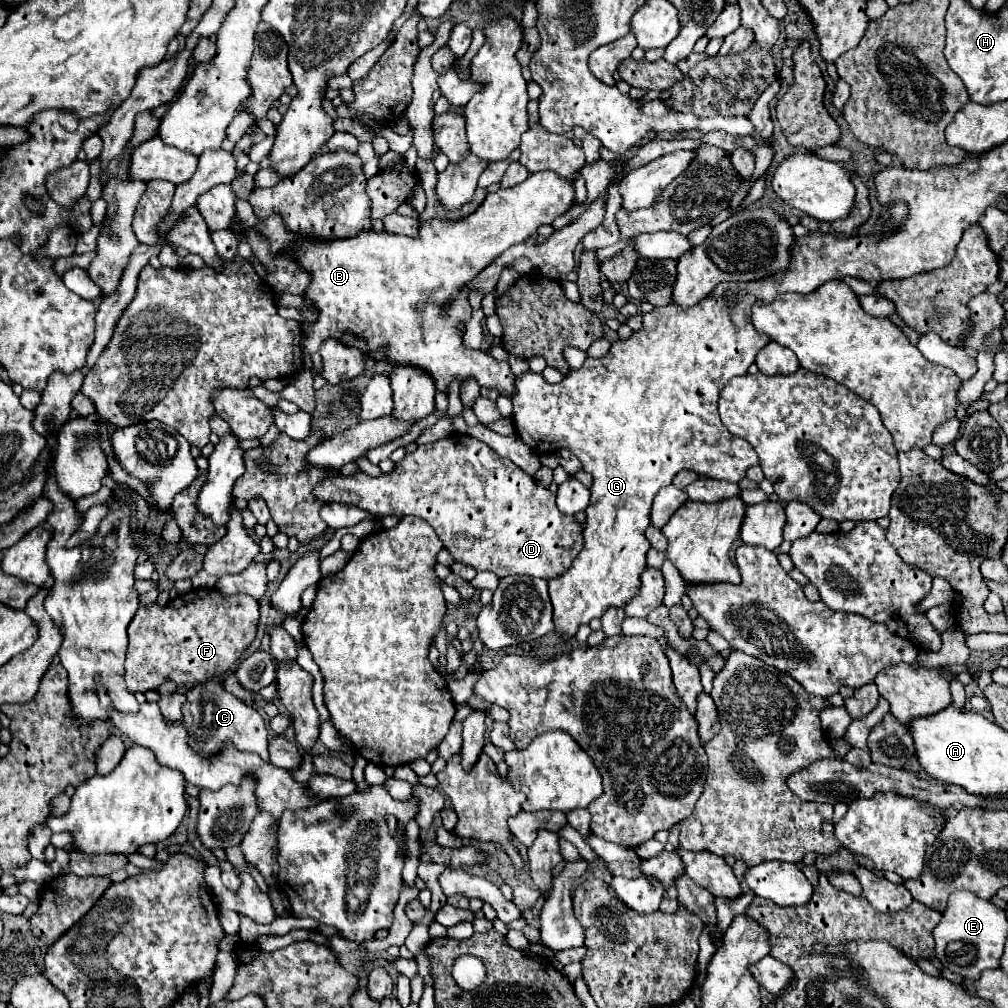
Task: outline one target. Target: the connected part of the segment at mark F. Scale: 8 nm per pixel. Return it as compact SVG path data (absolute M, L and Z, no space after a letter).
M194 589L182 597L186 607L174 609L176 603L160 607L156 603L138 607L128 625L128 657L126 685L128 691L158 689L164 681L174 681L178 687L202 683L210 677L230 673L244 651L256 639L260 605L246 593L224 595L218 589Z

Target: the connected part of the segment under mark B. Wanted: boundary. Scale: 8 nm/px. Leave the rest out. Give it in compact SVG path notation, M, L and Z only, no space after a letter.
M540 171L540 173L532 173L526 181L522 181L520 185L512 187L512 189L498 189L496 193L488 193L488 197L484 199L484 203L480 205L480 209L476 209L476 213L472 213L470 217L464 217L464 219L458 219L458 221L444 221L444 219L430 219L430 221L424 221L420 223L418 227L418 237L406 237L406 235L396 235L396 233L388 233L388 231L360 231L358 237L348 237L348 239L330 239L330 241L324 241L324 239L316 239L316 237L308 237L308 235L302 235L302 233L294 233L286 227L286 223L282 221L280 215L270 215L268 219L258 219L252 211L252 205L248 201L242 201L242 199L236 199L236 221L240 223L240 237L244 239L246 231L250 229L256 229L260 233L260 237L264 237L268 243L270 243L270 253L272 255L280 255L284 251L292 251L294 255L294 261L300 265L300 269L304 269L308 275L310 275L310 285L306 287L306 297L318 305L320 313L322 313L322 319L318 319L318 323L302 324L302 339L301 347L305 354L312 355L313 352L319 351L322 341L328 337L334 337L336 341L344 343L346 347L356 347L360 349L362 353L370 355L374 351L386 351L386 363L390 365L410 365L410 367L418 367L422 371L426 371L426 365L428 363L428 375L434 379L434 385L436 385L436 391L448 395L450 393L450 383L456 379L460 385L468 379L474 379L480 387L496 387L504 397L510 397L510 393L514 391L514 373L510 371L510 365L506 361L496 361L492 357L488 357L486 353L482 351L476 351L476 349L468 349L464 347L462 343L462 333L458 329L458 325L466 325L472 317L472 307L468 303L468 283L476 279L476 275L480 271L484 271L490 263L494 263L496 257L500 257L508 247L516 245L516 243L522 243L526 237L530 237L532 233L536 233L536 229L540 225L546 225L546 223L552 223L556 217L560 217L562 213L566 213L570 209L574 201L574 183L572 181L564 181L562 177L556 177L556 173L552 171Z

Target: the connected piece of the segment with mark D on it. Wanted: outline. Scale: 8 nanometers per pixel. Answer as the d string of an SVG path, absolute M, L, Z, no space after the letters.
M460 433L430 445L420 445L414 453L408 453L392 473L382 473L378 477L368 477L362 471L352 477L340 475L336 481L324 481L324 485L316 489L316 495L324 497L324 501L360 505L366 511L374 511L374 503L420 503L414 507L414 513L430 523L444 543L444 549L454 555L454 561L470 565L476 571L492 571L500 579L508 575L530 575L542 579L558 577L570 569L582 547L580 523L574 515L560 515L550 489L542 487L510 459L500 457L486 443Z

